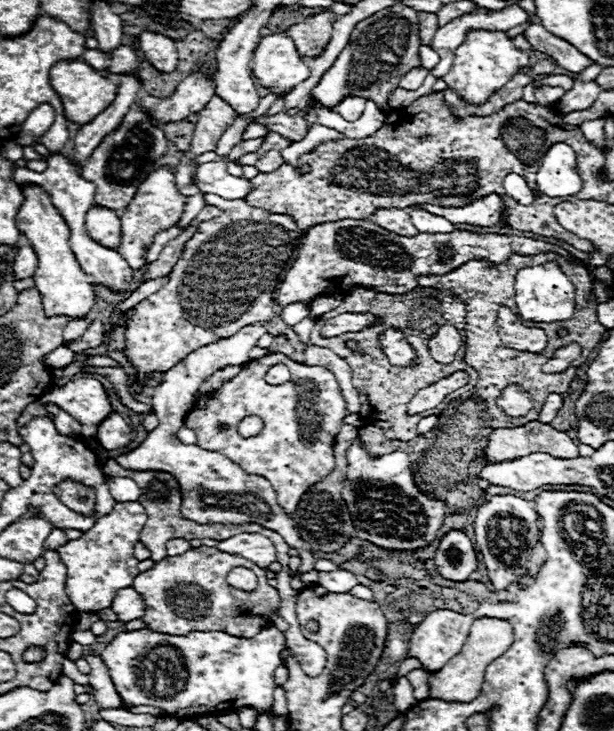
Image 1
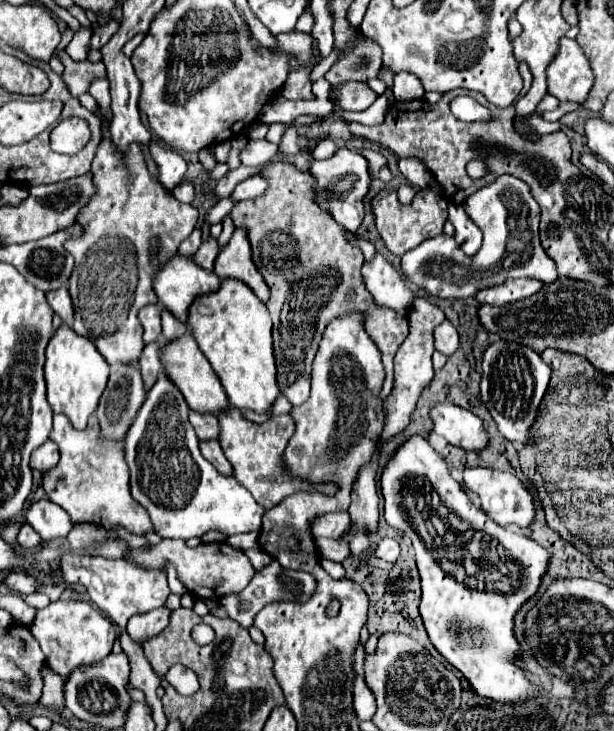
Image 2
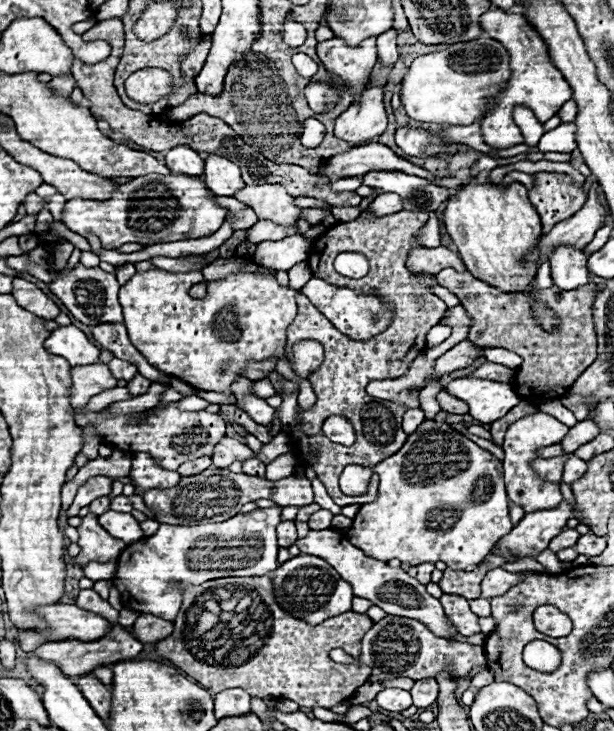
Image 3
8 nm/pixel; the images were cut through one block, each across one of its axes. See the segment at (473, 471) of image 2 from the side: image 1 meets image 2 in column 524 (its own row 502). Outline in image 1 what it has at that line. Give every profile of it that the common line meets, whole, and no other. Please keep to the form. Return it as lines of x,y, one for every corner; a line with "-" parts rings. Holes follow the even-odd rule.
492,496
486,504
478,508
474,534
478,542
478,550
482,552
482,562
488,568
488,578
498,590
508,590
512,584
522,582
530,576
528,562
532,556
532,548
538,546
540,528
538,514
532,502
526,502
518,496

